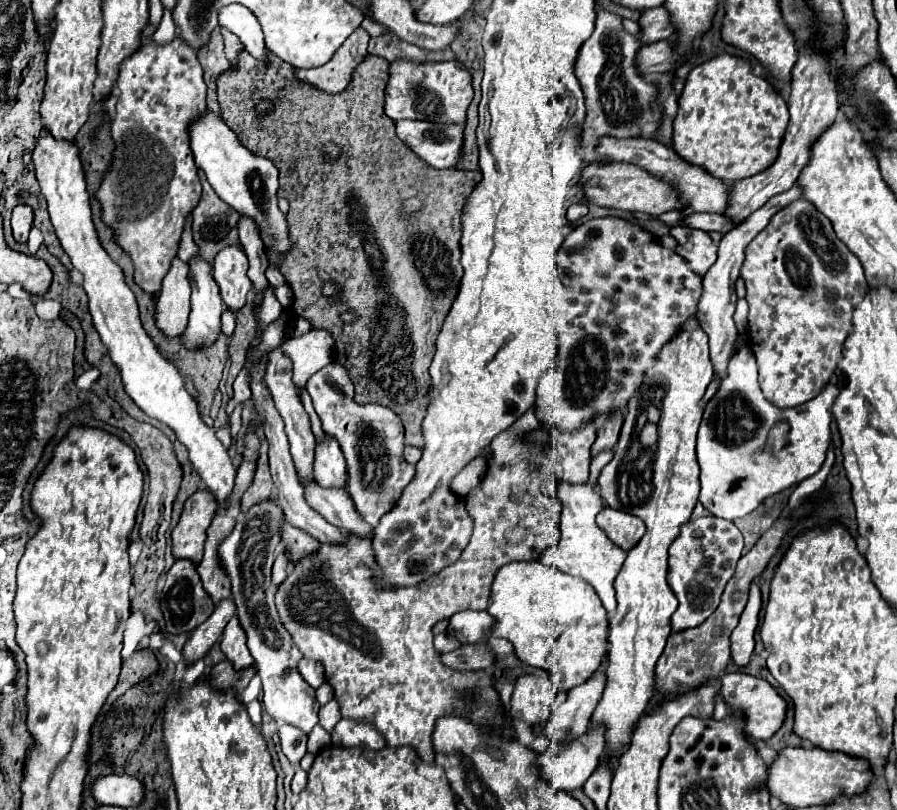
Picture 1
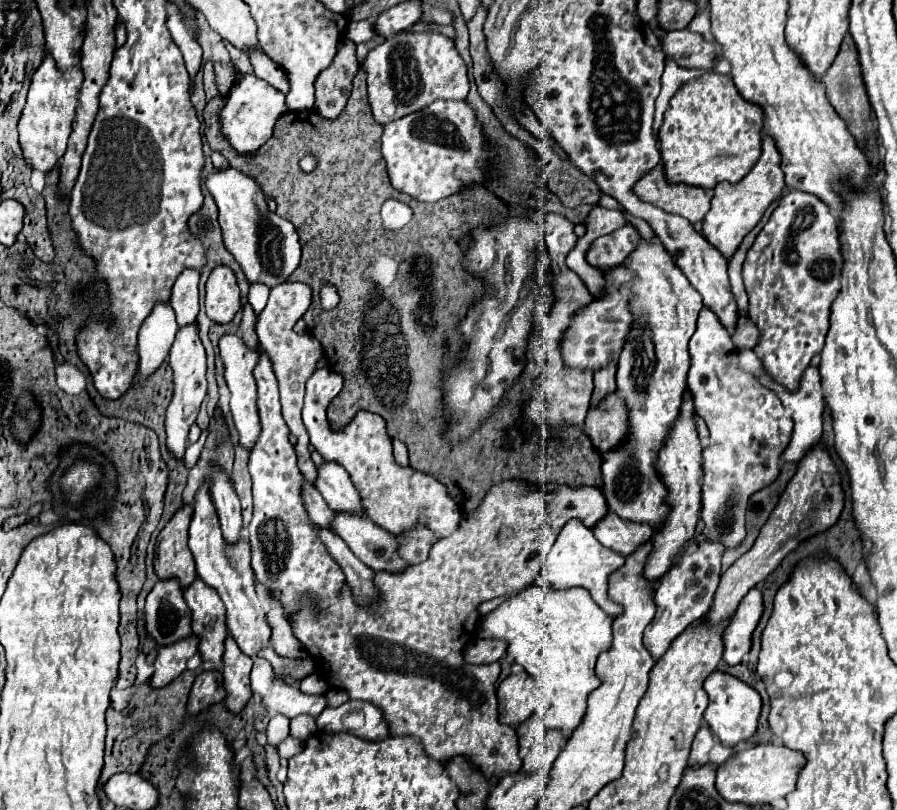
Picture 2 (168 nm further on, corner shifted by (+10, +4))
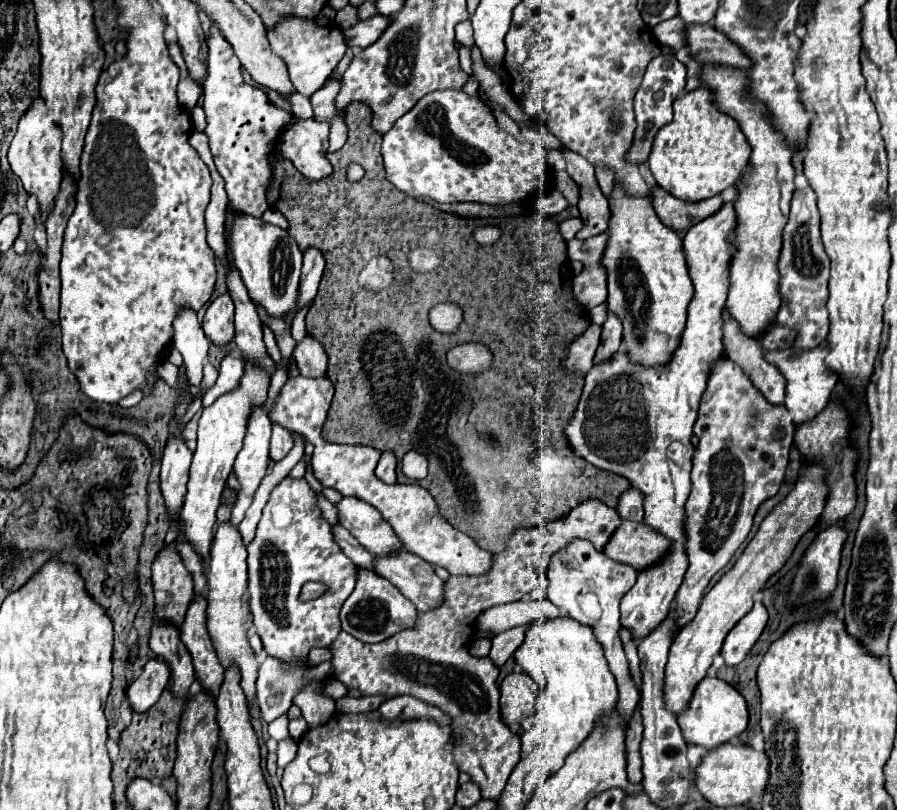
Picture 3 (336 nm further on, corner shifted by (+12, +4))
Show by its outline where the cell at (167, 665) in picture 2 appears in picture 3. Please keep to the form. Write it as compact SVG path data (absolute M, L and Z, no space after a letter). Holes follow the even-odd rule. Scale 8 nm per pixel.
M151 658L141 676L129 684L127 688L127 700L135 712L149 710L161 696L161 692L167 688L171 680L171 670L165 660Z

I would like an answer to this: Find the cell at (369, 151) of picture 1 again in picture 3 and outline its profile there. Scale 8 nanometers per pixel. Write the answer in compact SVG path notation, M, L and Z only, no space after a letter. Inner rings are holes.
M351 102L347 106L345 122L349 138L339 152L327 152L333 172L323 180L307 180L277 148L271 152L273 176L267 188L269 206L289 220L289 234L303 252L307 248L319 248L327 262L319 292L307 312L307 332L323 344L329 356L327 378L335 386L335 396L323 426L323 438L337 444L367 444L381 452L393 450L399 460L397 482L405 484L411 480L401 472L403 456L409 448L423 452L429 458L429 474L421 480L423 488L435 496L441 514L457 530L471 536L489 552L503 550L507 534L515 528L549 524L587 498L599 498L615 508L619 494L629 488L629 480L613 472L603 472L587 464L581 456L575 456L565 436L565 426L579 404L583 380L563 372L561 360L565 358L565 346L589 326L591 318L573 298L573 270L569 270L559 222L537 212L499 218L497 224L503 230L501 240L491 246L477 244L471 234L477 226L483 226L485 220L445 214L427 202L395 190L395 186L385 180L379 152L383 136L371 126L371 120L373 112L367 104ZM353 162L365 168L365 176L359 182L347 180L347 166ZM415 248L437 252L441 266L435 274L415 274L411 270L409 254ZM379 254L389 254L395 264L397 278L391 286L393 292L365 292L357 286L357 272L361 266ZM405 276L411 280L411 288L405 294L395 292L395 286L399 286ZM441 302L453 302L463 310L463 322L457 332L443 334L431 326L429 310ZM463 342L483 342L493 352L493 366L477 374L477 380L475 376L455 372L445 360L447 350Z

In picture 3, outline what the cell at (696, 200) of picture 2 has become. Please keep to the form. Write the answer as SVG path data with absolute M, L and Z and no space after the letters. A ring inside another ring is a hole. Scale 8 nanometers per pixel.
M659 186L653 188L651 202L653 202L653 208L655 208L657 216L661 218L661 222L665 226L669 226L671 230L691 228L697 222L701 222L703 218L715 214L723 206L721 196L713 196L709 200L699 200L699 202L687 202L687 200L679 200L679 198L667 194Z

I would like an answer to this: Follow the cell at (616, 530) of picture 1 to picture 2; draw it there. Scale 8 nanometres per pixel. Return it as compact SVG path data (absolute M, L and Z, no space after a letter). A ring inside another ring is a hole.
M611 512L609 516L605 516L605 520L601 520L601 524L597 524L593 534L603 546L611 548L613 552L631 556L641 544L649 542L649 538L653 536L653 528L649 524L621 520Z

